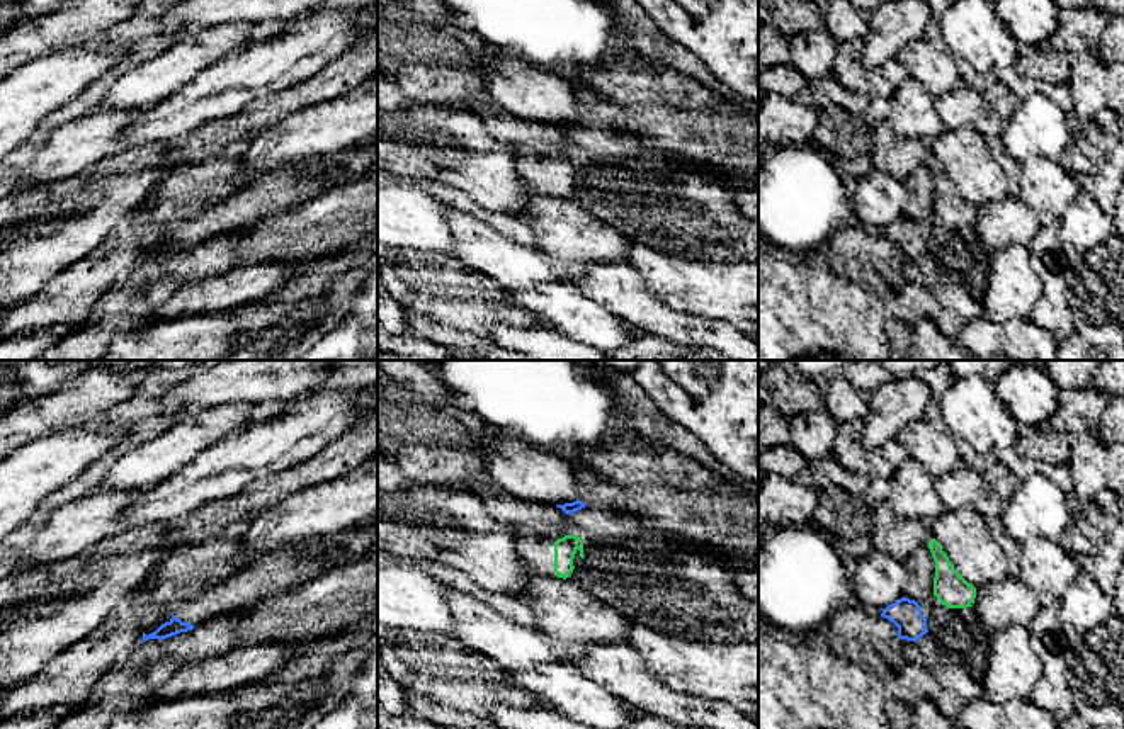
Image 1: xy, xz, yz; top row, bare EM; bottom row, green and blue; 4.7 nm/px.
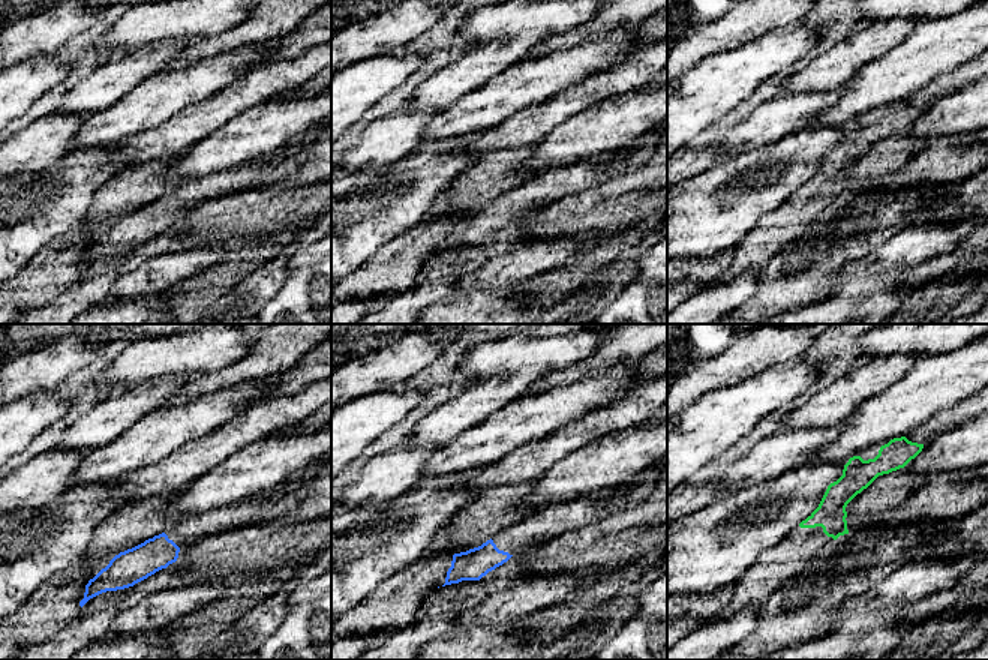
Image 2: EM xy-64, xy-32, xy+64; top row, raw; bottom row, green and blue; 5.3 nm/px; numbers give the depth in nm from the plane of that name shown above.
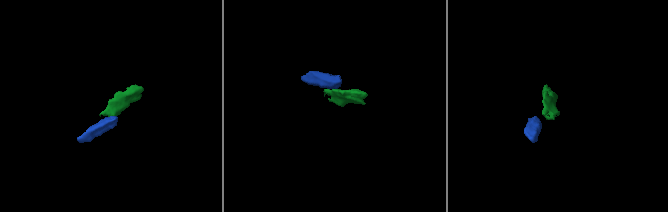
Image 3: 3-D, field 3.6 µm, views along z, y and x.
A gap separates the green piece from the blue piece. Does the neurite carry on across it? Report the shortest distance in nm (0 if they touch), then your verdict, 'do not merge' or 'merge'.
90 nm | do not merge

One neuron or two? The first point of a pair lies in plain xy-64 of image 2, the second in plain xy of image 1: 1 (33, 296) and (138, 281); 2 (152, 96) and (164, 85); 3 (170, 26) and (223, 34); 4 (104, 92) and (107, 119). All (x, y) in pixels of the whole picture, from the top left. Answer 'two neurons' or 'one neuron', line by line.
1: two neurons
2: two neurons
3: two neurons
4: two neurons

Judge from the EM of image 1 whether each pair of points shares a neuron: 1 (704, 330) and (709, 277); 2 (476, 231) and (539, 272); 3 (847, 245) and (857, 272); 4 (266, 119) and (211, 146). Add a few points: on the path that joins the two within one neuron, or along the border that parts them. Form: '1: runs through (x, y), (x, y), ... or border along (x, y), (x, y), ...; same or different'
1: border along (669, 305), (679, 311), (728, 320), (740, 332); different
2: runs through (492, 247), (512, 265), (524, 267); same
3: runs through (847, 252), (857, 265); same
4: runs through (252, 121), (225, 135); same

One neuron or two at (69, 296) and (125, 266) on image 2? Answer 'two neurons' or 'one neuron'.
one neuron

